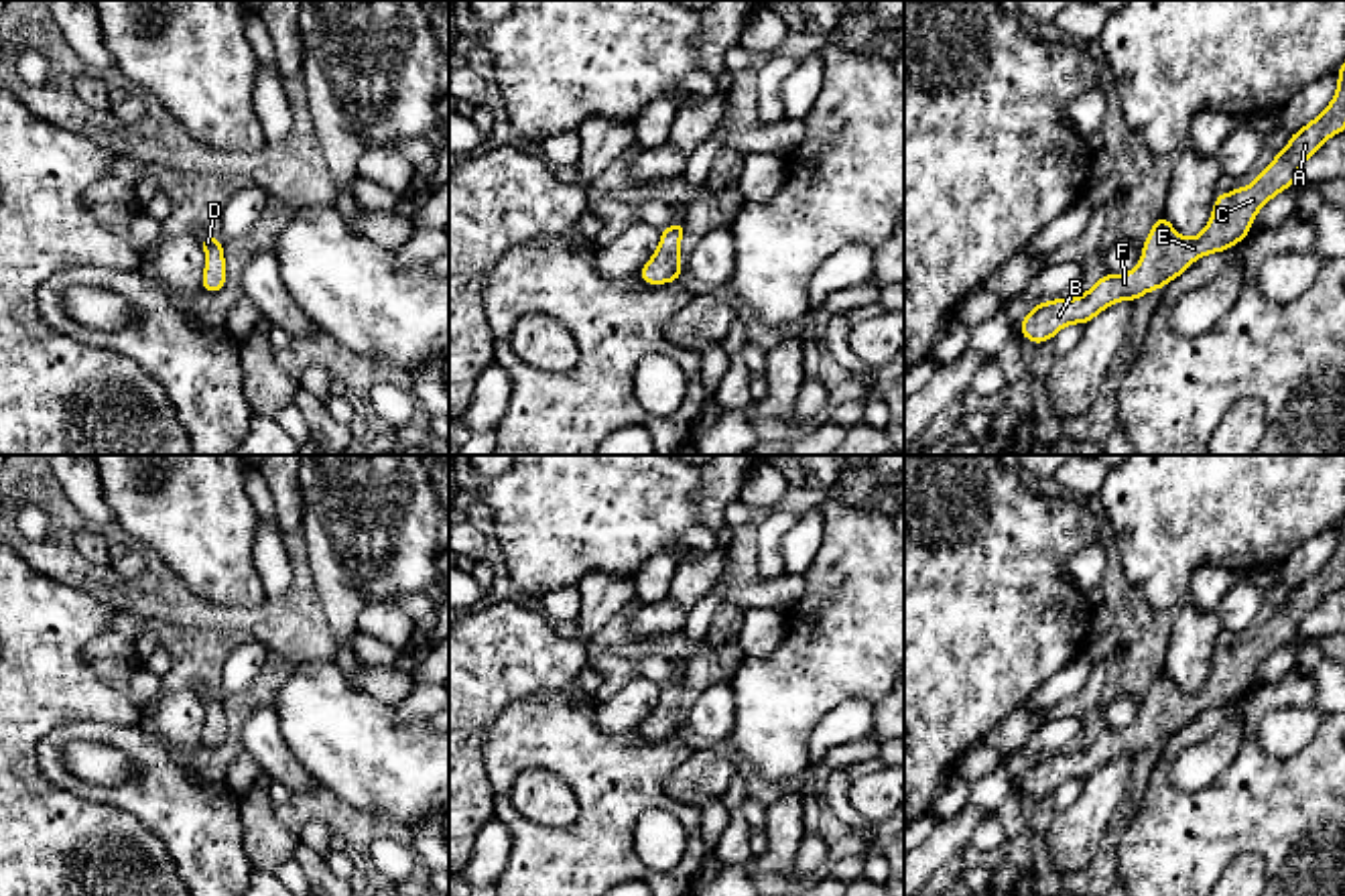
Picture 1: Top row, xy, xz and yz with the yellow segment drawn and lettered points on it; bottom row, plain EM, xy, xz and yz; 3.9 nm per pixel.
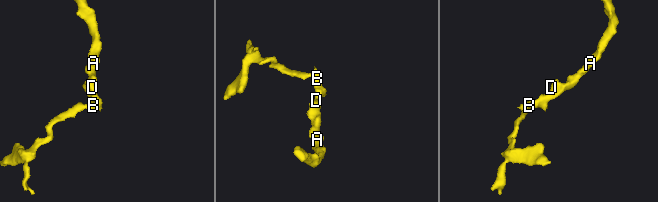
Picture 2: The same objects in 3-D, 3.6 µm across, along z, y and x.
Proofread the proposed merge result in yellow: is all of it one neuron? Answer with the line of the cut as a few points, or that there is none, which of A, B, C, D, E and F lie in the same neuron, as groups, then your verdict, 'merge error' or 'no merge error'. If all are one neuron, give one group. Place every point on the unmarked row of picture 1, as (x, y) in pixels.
no cut | A B C D E F | no merge error

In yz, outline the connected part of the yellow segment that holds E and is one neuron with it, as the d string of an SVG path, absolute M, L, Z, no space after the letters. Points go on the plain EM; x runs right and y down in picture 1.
M1345 516L1337 526L1333 557L1304 583L1294 587L1280 610L1247 642L1215 652L1211 675L1197 693L1182 693L1160 670L1142 703L1142 715L1126 729L1103 729L1091 746L1077 754L1056 754L1034 760L1020 776L1020 788L1034 801L1052 794L1071 778L1087 780L1095 770L1119 756L1136 756L1180 731L1195 715L1223 707L1241 697L1258 666L1288 644L1325 595L1345 585Z

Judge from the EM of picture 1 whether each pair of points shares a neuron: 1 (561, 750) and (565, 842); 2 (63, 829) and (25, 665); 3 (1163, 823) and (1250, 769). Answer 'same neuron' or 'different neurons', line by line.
1: same neuron
2: same neuron
3: same neuron

